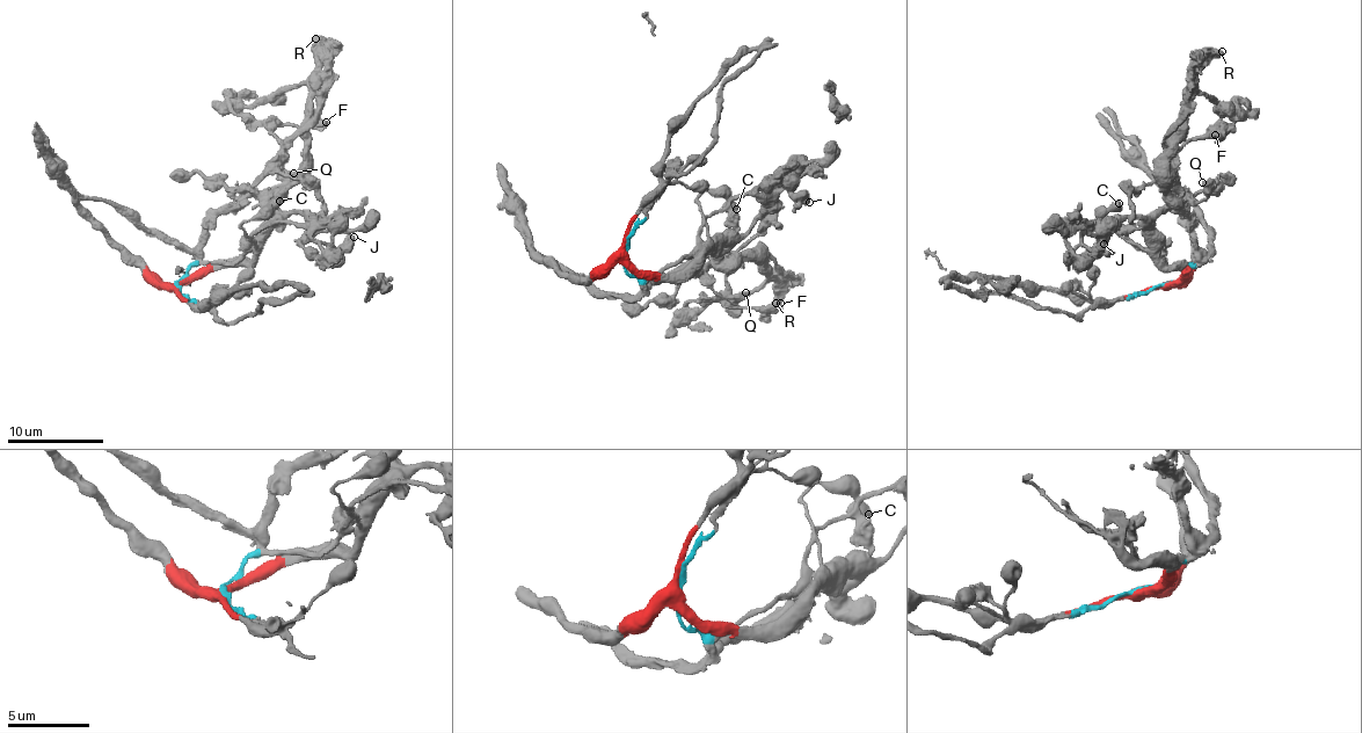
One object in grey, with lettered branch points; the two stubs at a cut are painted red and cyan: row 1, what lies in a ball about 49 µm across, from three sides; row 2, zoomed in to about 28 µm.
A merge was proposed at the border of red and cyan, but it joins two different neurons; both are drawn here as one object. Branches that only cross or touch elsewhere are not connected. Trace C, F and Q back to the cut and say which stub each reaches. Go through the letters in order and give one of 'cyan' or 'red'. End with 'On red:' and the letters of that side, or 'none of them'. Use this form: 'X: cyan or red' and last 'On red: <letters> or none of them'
C: red
F: cyan
Q: cyan
On red: C

